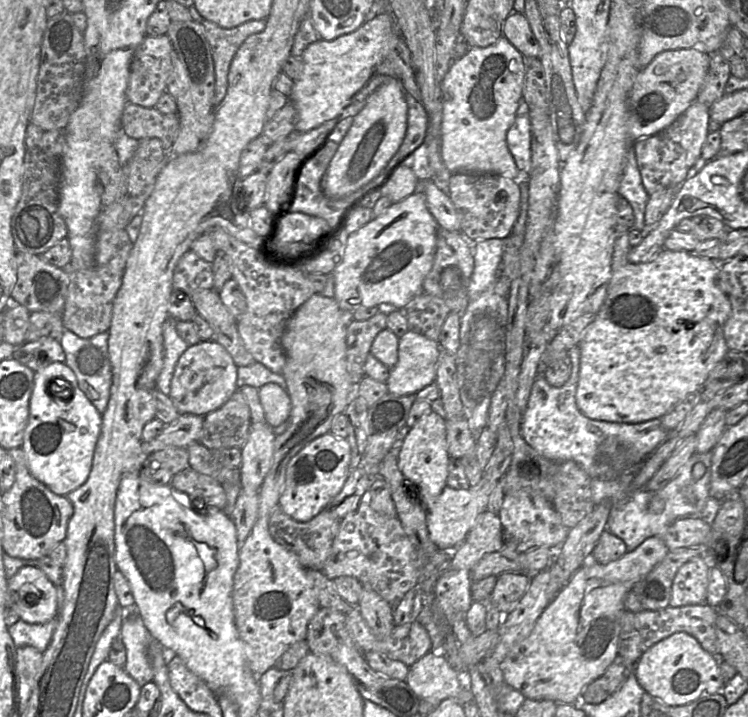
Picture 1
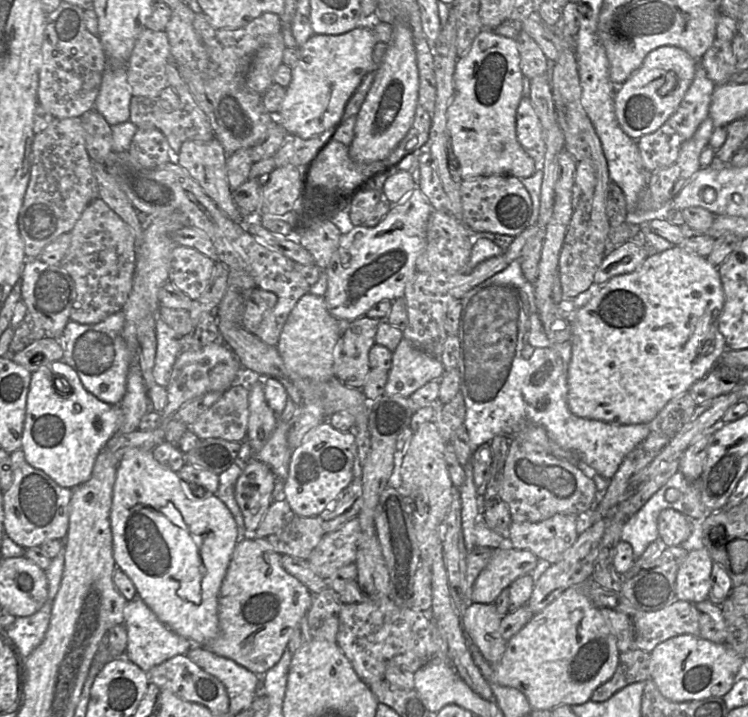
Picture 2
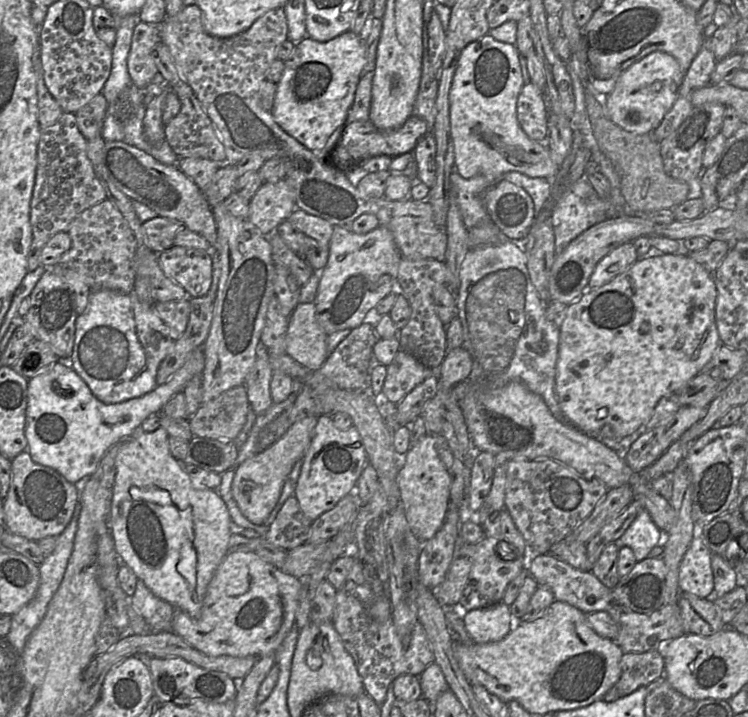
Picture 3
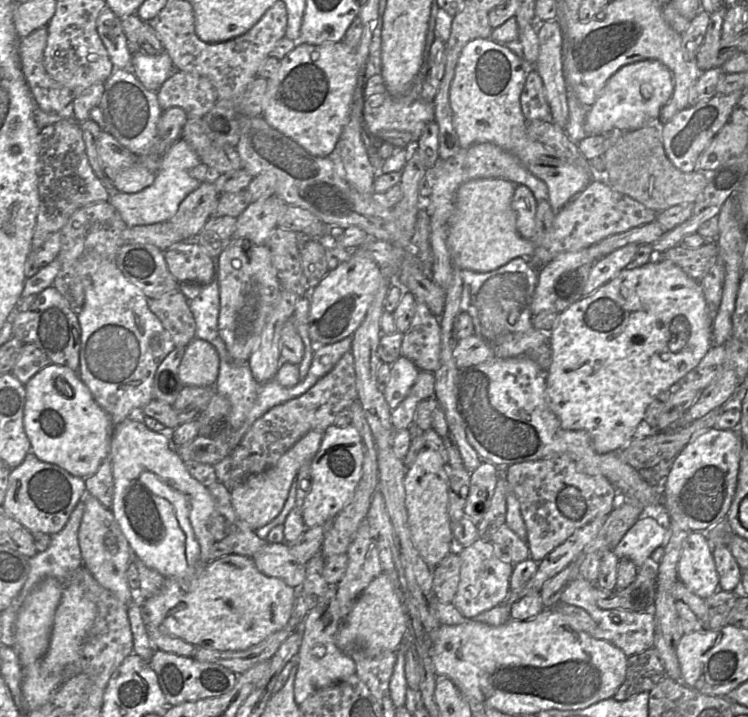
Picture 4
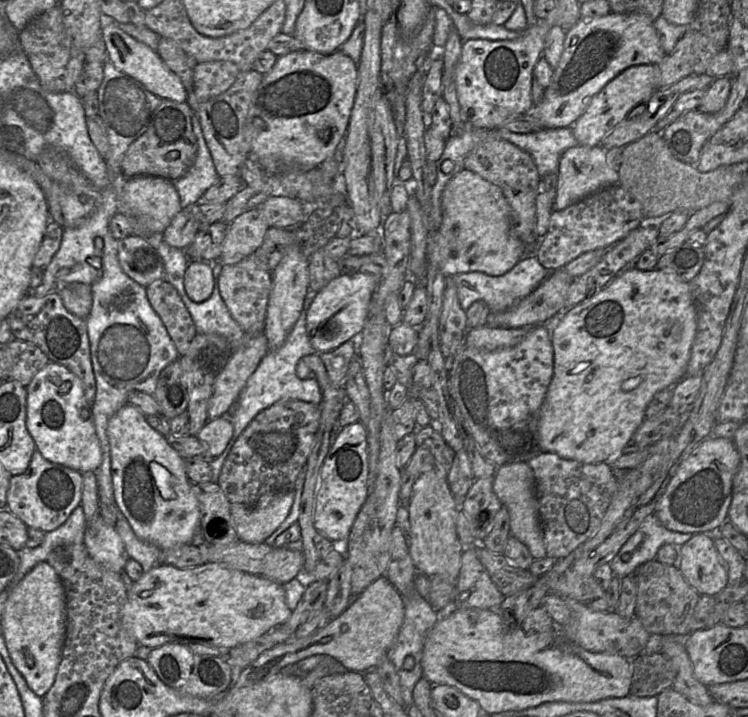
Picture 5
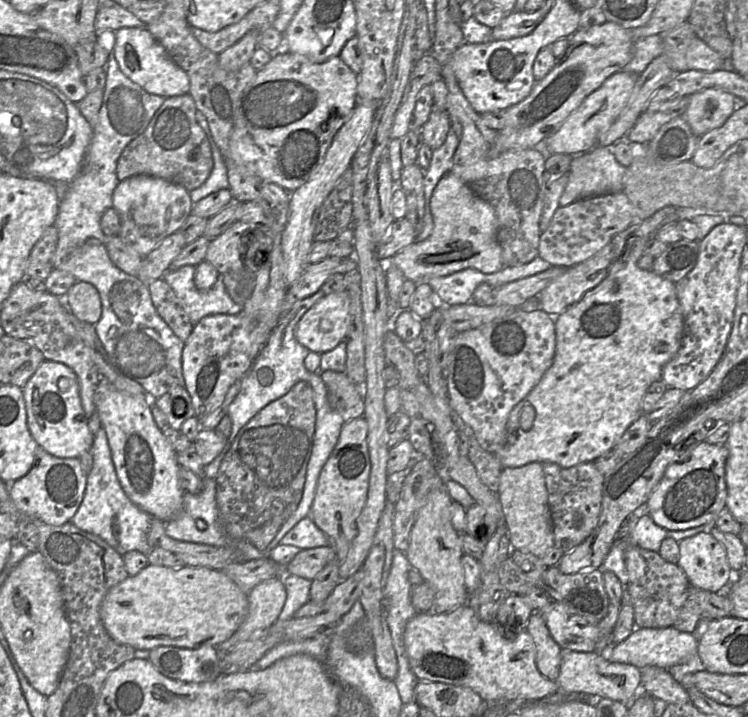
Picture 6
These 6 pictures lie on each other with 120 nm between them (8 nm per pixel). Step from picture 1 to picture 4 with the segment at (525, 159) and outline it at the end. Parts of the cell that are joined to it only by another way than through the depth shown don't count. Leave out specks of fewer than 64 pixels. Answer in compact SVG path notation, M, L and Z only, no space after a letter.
M535 68L527 75L520 96L522 113L526 121L551 120L543 81Z

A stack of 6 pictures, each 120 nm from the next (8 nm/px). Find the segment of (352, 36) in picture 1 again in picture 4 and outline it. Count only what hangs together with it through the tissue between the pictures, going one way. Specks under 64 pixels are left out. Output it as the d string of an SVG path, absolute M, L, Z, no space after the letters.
M343 41L323 45L301 44L280 60L276 74L266 79L268 86L262 101L261 116L274 129L294 140L316 157L330 157L349 121L353 95L359 78L357 50Z

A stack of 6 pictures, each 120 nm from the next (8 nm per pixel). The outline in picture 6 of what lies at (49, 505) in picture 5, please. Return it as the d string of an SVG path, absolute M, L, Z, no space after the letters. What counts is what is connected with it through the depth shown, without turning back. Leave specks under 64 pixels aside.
M39 445L31 470L8 485L8 493L17 509L24 515L37 518L52 526L61 526L73 518L86 489L87 475L78 458L58 458Z

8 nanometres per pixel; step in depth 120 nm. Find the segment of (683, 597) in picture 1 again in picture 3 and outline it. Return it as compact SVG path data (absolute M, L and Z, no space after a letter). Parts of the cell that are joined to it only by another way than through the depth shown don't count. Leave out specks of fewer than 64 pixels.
M693 537L679 568L680 593L712 598L714 590L712 554L702 537Z

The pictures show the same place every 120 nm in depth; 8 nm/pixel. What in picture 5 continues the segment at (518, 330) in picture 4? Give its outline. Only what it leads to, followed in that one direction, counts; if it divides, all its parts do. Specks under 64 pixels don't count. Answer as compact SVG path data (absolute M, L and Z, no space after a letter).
M526 254L503 275L489 276L482 272L470 271L455 274L451 279L457 286L457 297L463 310L467 310L474 302L483 300L490 312L499 313L514 307L521 299L528 296L550 272L539 263L534 254Z

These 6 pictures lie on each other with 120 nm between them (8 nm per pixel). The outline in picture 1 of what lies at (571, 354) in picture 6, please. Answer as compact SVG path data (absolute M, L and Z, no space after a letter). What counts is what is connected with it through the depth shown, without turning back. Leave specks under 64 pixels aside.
M628 232L616 237L611 262L611 278L607 284L607 296L596 318L585 329L578 344L580 350L579 378L575 400L578 409L588 418L608 422L641 423L662 417L683 401L689 394L699 392L715 365L729 350L724 334L724 325L731 314L731 303L718 284L720 263L699 257L692 252L662 249L655 258L647 263L631 264L627 255L632 247Z

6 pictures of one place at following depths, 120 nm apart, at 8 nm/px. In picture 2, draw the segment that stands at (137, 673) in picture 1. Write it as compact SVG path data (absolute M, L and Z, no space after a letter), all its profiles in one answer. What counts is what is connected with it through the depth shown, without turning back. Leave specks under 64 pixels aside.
M139 596L127 602L124 619L123 625L126 627L128 635L128 646L124 657L147 673L153 667L176 655L188 656L188 652L196 645L163 624Z

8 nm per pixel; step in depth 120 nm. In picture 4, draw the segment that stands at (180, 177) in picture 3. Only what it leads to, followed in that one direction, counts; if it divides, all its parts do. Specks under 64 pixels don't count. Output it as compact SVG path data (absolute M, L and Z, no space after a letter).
M104 130L100 131L98 154L106 177L119 192L138 193L155 181L156 173L140 165L137 155Z

